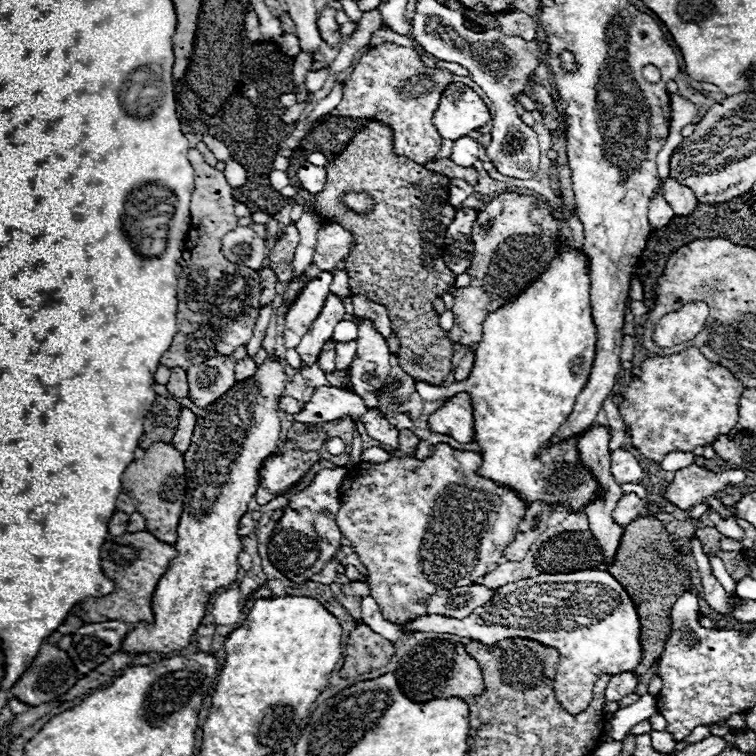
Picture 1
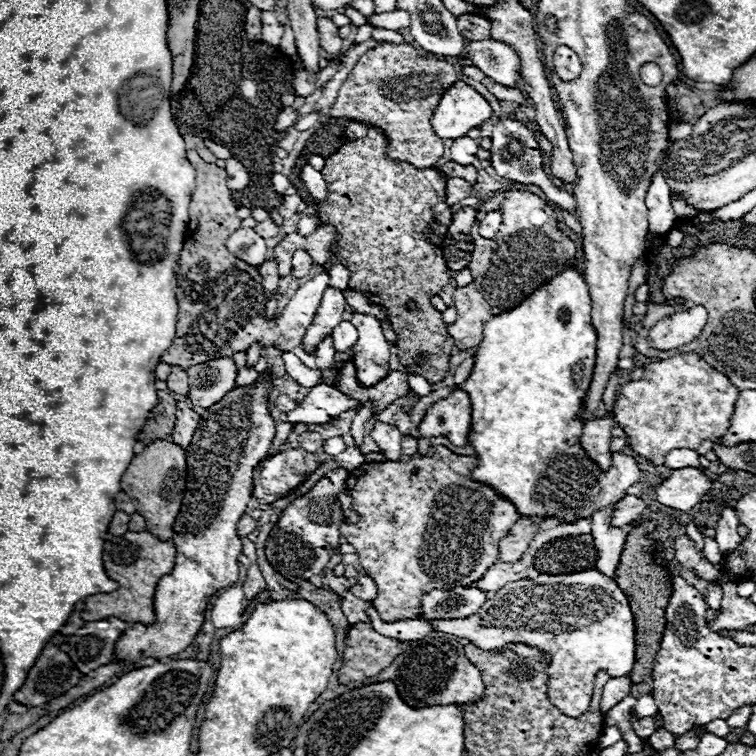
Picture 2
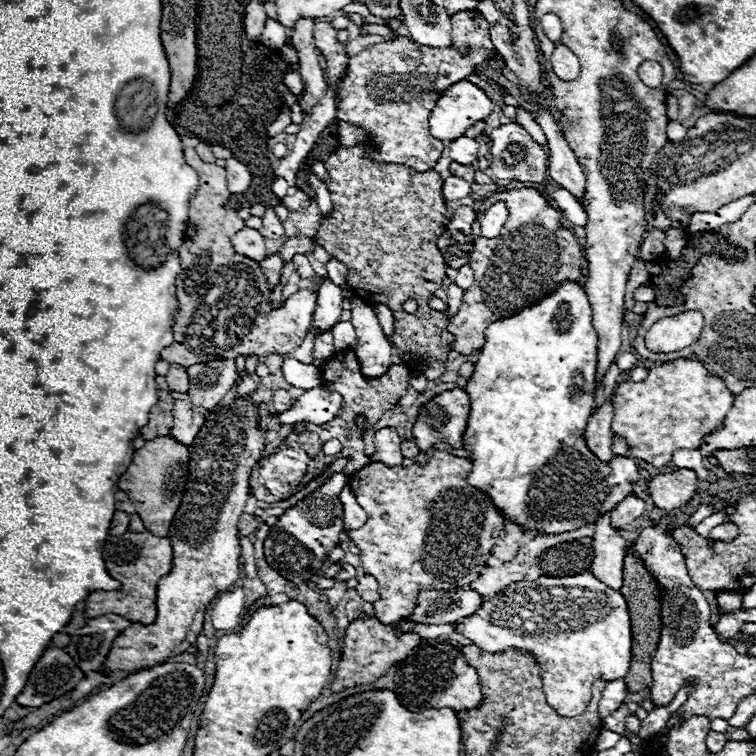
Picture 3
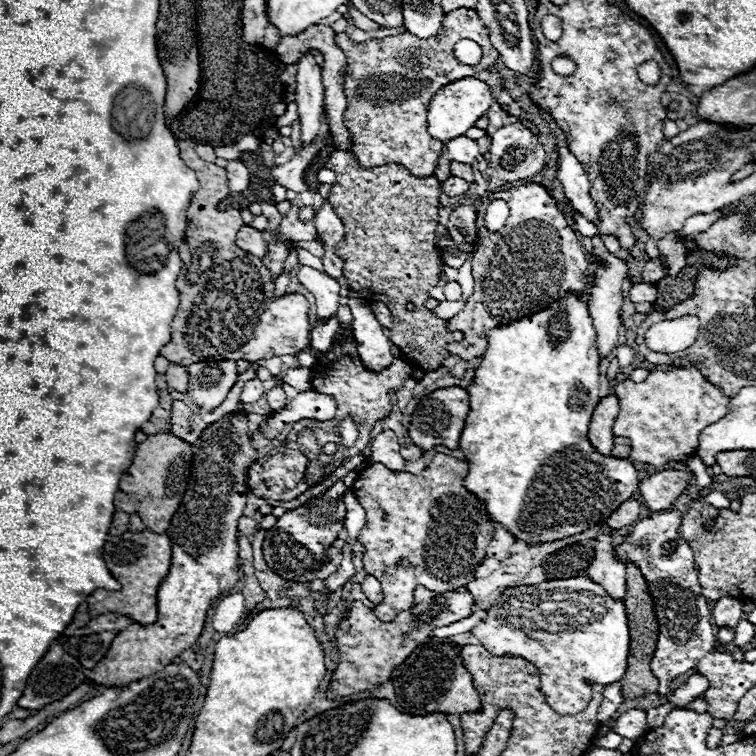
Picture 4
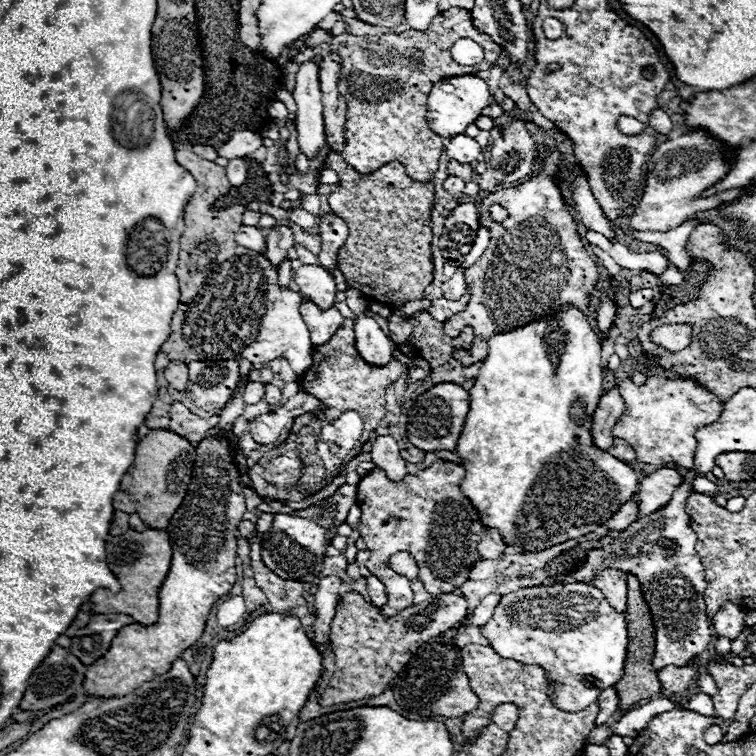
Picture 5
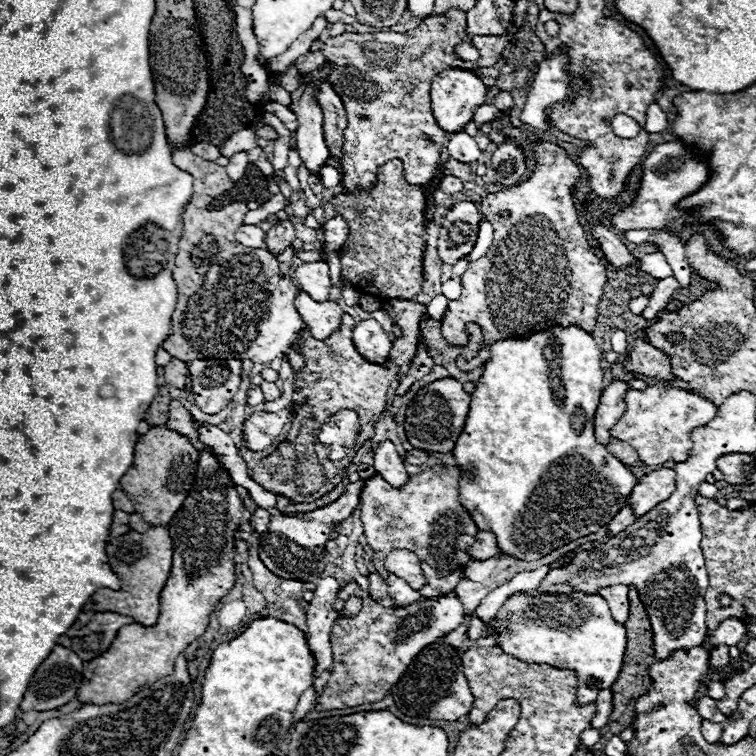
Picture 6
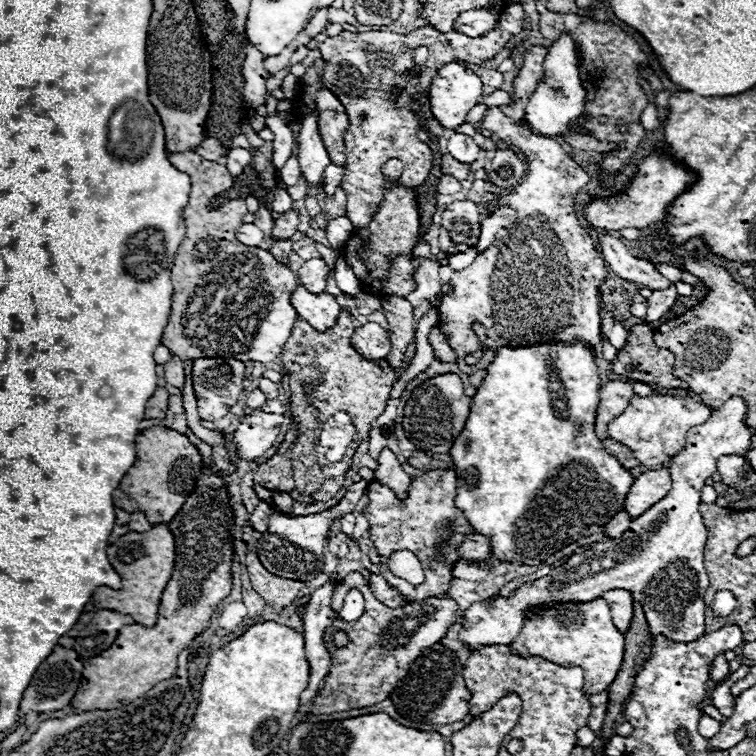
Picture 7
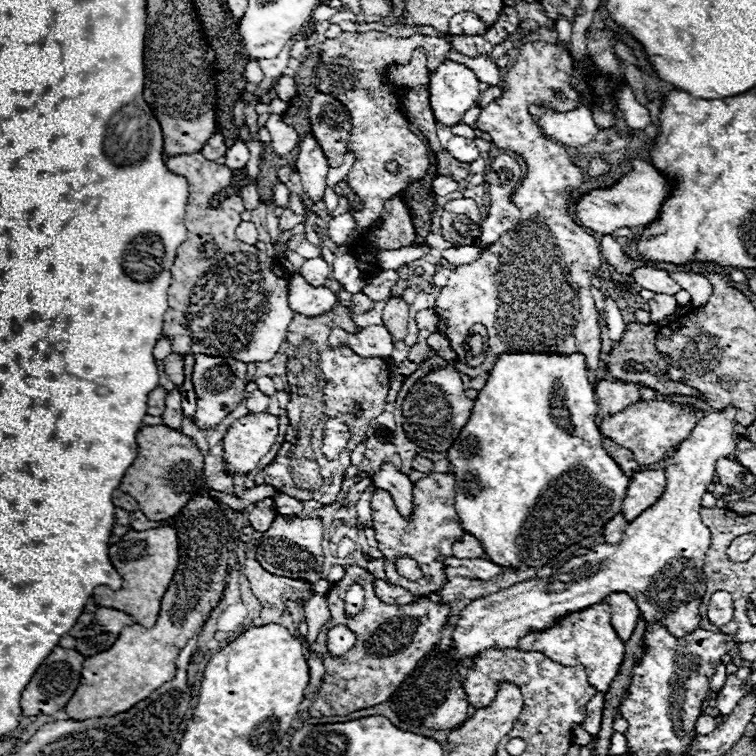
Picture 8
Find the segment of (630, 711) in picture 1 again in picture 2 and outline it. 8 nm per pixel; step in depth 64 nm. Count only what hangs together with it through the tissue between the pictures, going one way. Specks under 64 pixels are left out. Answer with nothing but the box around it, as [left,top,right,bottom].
[598,694,658,748]

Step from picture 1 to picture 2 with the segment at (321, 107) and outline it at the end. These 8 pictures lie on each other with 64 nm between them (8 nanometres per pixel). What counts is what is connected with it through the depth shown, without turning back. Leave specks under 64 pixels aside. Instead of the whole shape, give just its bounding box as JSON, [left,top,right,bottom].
[294,112,322,131]

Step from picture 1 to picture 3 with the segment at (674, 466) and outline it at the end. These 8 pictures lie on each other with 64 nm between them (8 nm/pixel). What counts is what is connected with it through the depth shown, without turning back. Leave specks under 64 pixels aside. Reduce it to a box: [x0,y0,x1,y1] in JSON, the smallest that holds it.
[670,450,708,480]

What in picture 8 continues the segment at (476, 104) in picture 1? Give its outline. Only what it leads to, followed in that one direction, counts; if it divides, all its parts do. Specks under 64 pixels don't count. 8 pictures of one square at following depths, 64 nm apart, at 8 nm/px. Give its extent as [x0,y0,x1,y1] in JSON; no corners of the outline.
[428,62,480,126]

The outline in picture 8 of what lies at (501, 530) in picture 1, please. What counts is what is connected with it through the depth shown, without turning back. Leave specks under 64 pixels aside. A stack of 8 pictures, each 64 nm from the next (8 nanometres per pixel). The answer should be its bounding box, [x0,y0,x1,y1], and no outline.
[372,472,466,598]

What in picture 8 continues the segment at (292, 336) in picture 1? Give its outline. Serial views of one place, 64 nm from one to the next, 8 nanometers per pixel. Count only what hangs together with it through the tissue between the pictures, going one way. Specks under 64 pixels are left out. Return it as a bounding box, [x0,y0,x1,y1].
[164,152,294,364]

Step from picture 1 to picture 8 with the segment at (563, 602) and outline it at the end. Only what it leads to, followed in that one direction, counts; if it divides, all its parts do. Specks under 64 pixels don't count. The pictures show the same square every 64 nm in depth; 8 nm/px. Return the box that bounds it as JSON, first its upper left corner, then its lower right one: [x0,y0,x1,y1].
[518,602,624,692]

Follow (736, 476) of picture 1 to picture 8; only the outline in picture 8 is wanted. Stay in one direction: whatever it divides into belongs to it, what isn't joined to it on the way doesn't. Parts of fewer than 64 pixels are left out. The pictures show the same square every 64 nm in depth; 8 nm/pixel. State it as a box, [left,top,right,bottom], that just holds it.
[622,470,666,522]

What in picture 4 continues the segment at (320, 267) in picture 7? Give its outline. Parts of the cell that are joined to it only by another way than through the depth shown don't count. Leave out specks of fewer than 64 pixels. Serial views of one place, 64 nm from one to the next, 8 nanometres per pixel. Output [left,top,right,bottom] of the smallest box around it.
[298,264,340,320]

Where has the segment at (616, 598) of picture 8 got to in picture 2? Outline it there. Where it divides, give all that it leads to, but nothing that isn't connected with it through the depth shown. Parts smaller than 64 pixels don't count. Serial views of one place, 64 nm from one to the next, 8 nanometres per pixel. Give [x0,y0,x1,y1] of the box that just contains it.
[590,506,626,578]

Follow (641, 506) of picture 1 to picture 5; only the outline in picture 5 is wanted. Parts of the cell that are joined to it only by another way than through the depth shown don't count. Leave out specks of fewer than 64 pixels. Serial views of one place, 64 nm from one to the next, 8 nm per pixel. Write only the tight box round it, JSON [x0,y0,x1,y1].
[606,500,638,532]

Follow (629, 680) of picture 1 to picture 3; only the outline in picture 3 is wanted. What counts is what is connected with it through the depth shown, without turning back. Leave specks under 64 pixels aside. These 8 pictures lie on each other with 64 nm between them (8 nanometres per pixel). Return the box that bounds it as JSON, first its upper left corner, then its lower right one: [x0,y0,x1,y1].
[598,678,628,718]

